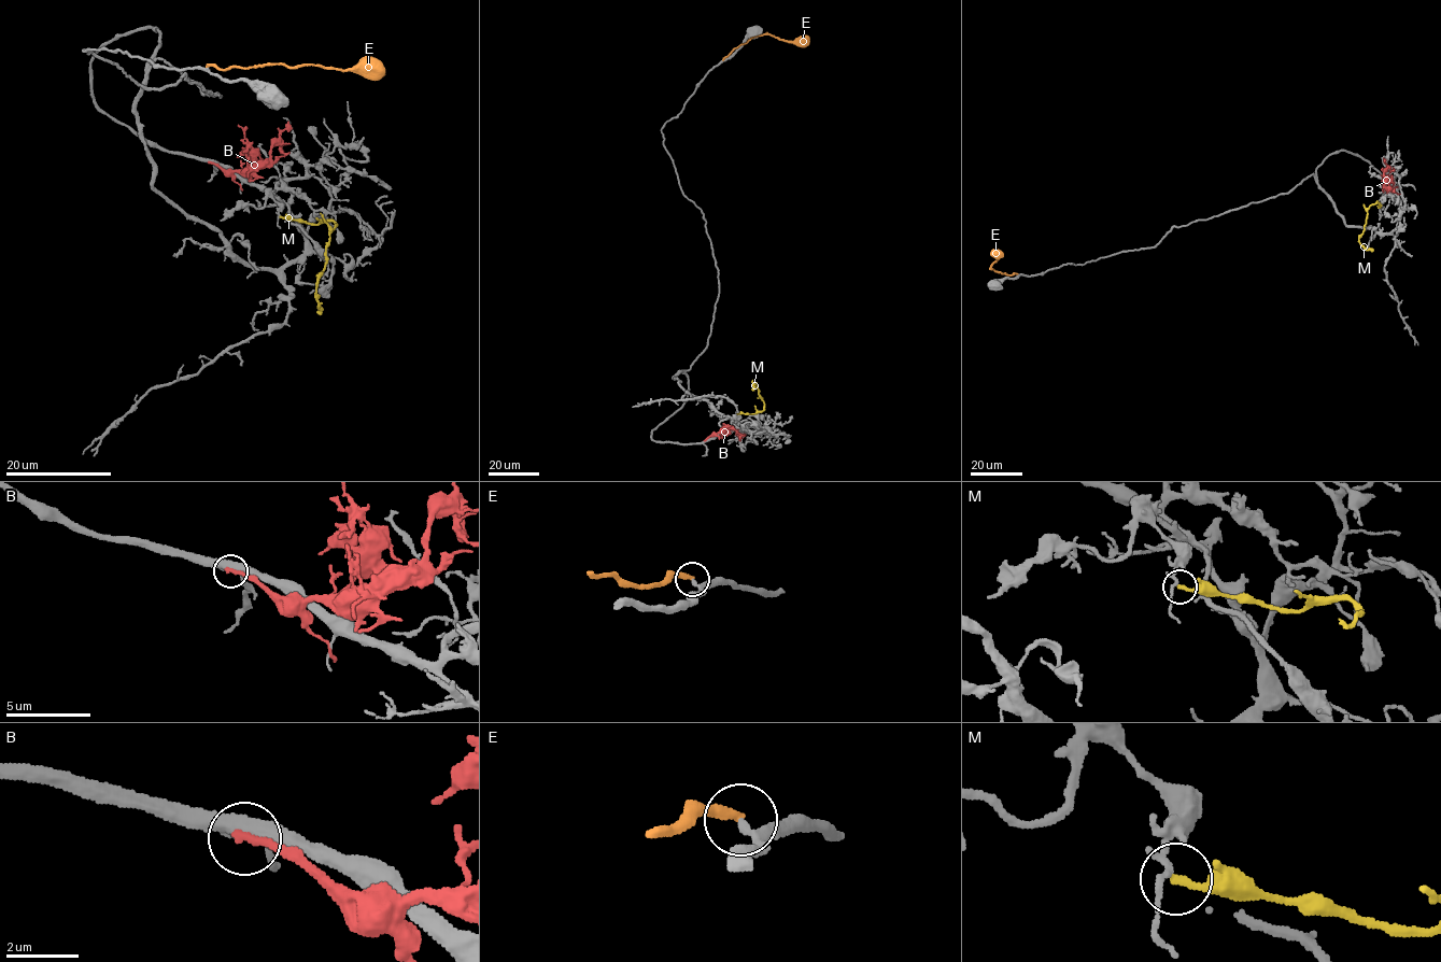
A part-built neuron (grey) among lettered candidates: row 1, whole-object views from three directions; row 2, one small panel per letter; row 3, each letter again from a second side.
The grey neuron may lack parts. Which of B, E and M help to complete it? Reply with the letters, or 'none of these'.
none of these

